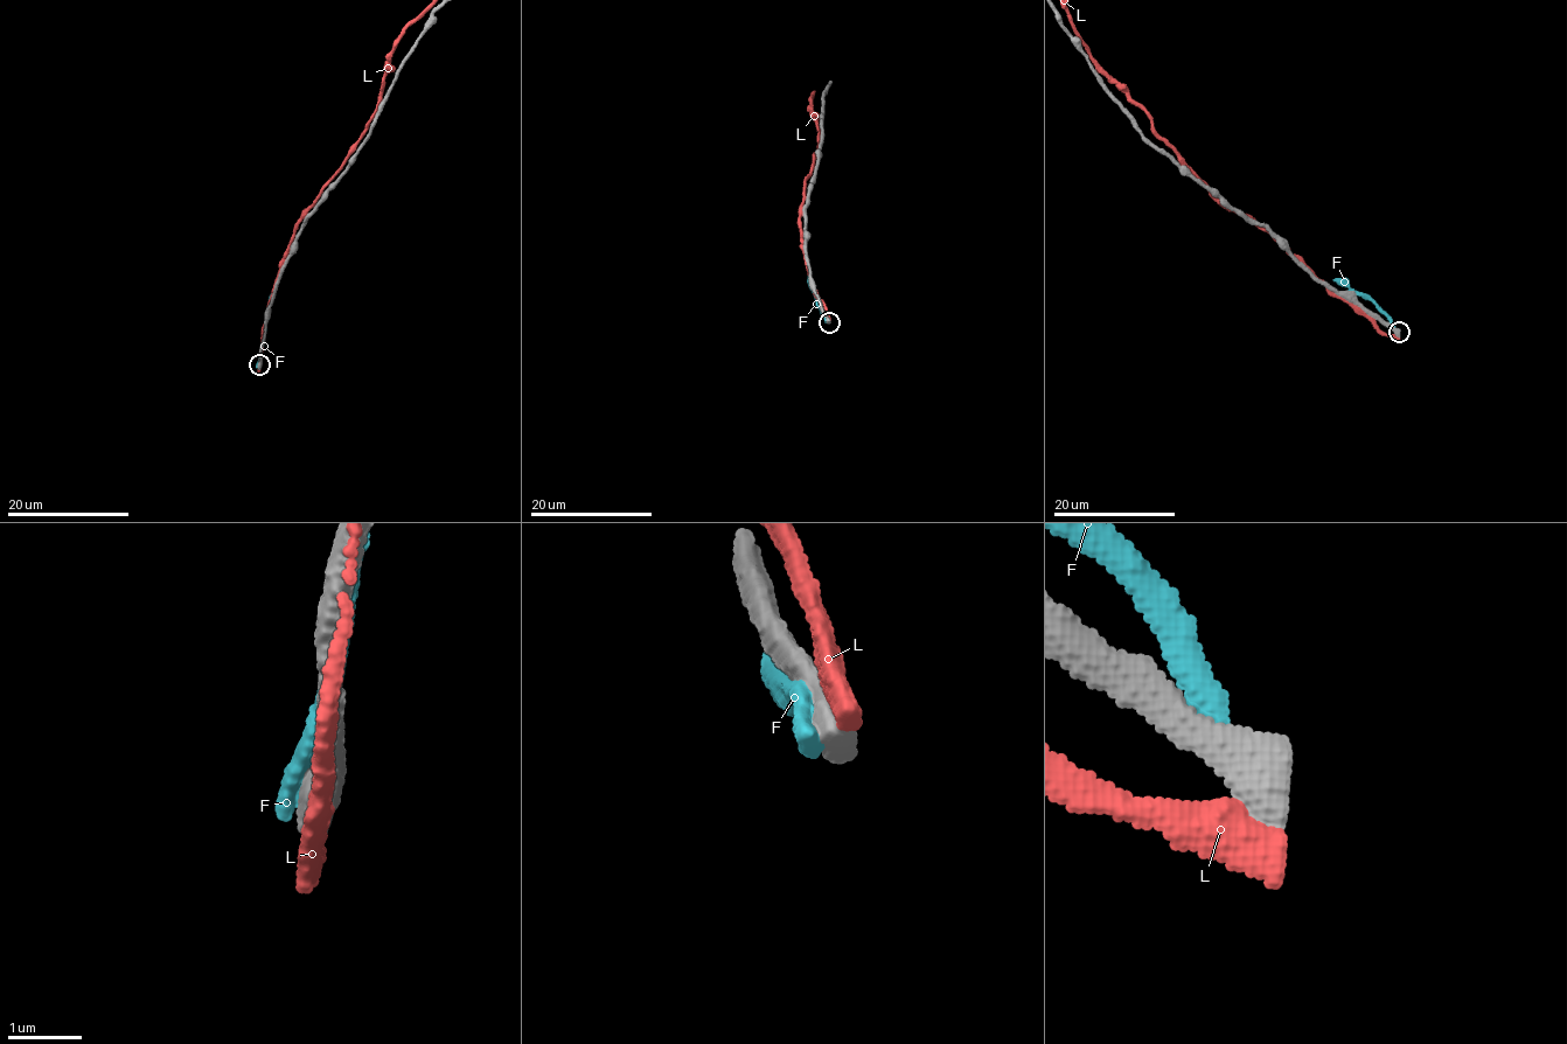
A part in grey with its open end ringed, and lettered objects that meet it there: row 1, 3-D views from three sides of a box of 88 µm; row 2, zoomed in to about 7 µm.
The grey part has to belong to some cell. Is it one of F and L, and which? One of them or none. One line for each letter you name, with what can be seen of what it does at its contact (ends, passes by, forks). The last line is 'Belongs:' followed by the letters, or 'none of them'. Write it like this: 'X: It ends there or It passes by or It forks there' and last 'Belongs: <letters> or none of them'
Belongs: none of them

